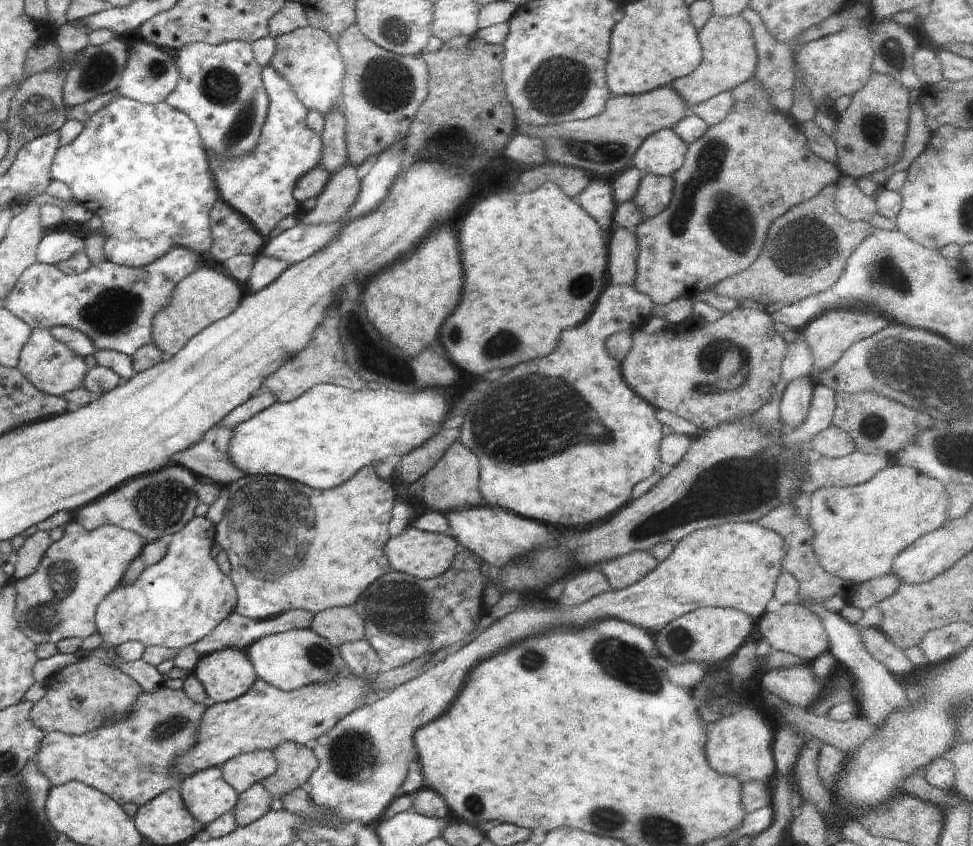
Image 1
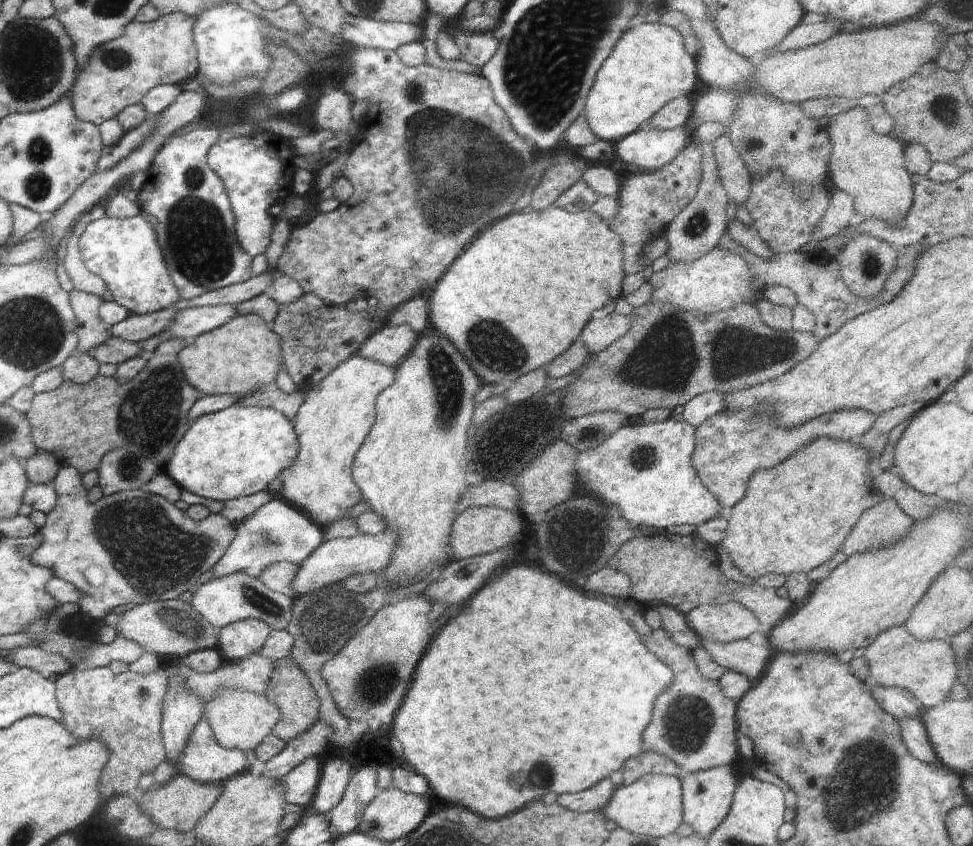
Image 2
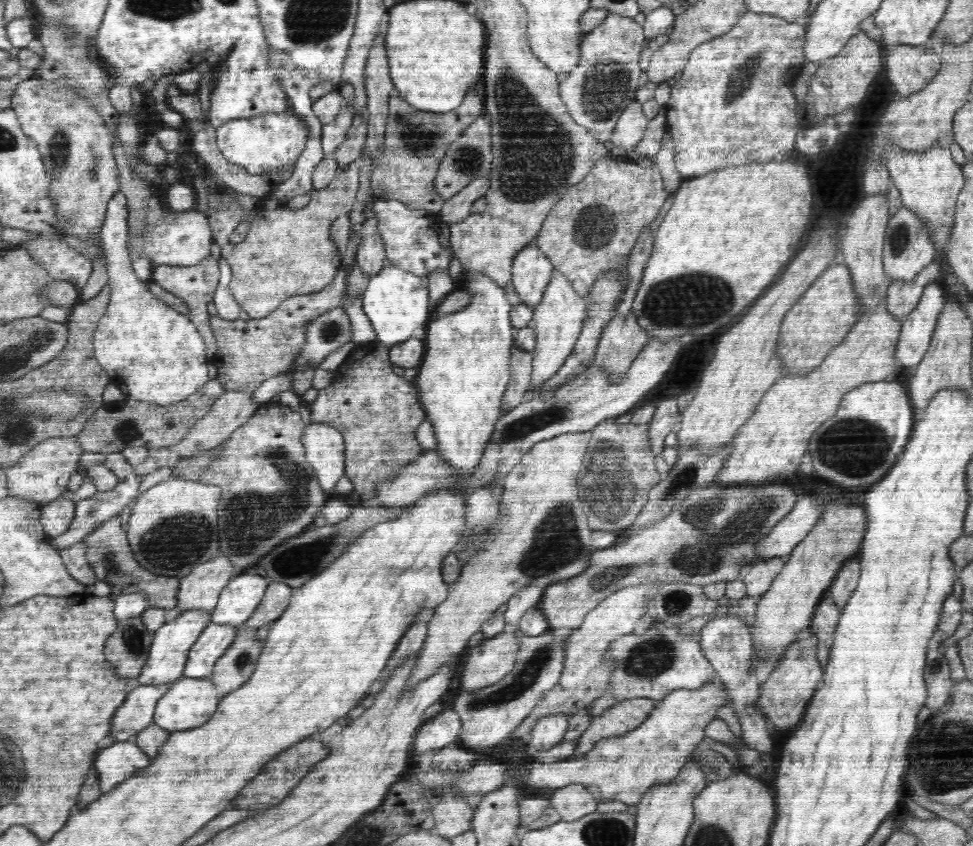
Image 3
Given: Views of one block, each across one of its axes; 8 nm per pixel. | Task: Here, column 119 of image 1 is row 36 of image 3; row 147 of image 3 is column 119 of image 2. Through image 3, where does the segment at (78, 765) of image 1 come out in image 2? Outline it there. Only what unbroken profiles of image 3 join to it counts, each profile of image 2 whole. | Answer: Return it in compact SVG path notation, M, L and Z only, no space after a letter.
M109 667L88 670L68 669L57 680L57 699L64 711L63 724L78 740L90 740L94 732L110 750L108 786L102 772L102 798L129 797L138 787L138 779L164 759L161 734L162 702L172 670L159 667L143 676L134 671L116 674Z

